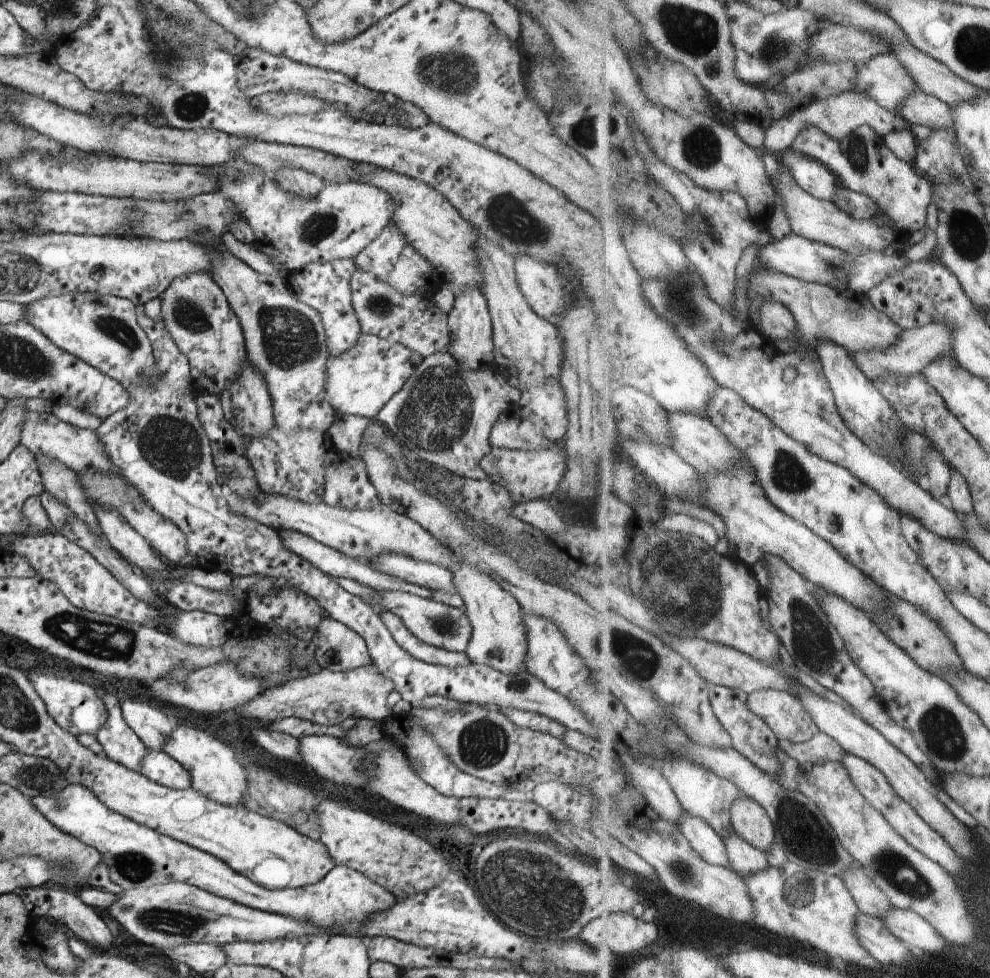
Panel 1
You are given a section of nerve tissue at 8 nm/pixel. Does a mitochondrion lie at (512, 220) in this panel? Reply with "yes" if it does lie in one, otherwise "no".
yes

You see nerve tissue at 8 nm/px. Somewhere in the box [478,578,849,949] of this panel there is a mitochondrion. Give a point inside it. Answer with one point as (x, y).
(521, 885)

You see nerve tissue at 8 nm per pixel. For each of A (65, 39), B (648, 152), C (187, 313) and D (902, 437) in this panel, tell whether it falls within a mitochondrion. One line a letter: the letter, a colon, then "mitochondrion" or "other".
A: other
B: other
C: mitochondrion
D: other

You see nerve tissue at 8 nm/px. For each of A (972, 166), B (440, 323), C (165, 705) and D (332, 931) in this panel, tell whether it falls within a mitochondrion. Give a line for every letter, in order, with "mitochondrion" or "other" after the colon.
A: other
B: other
C: other
D: other

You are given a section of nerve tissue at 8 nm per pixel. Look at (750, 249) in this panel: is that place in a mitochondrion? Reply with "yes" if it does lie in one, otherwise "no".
no

